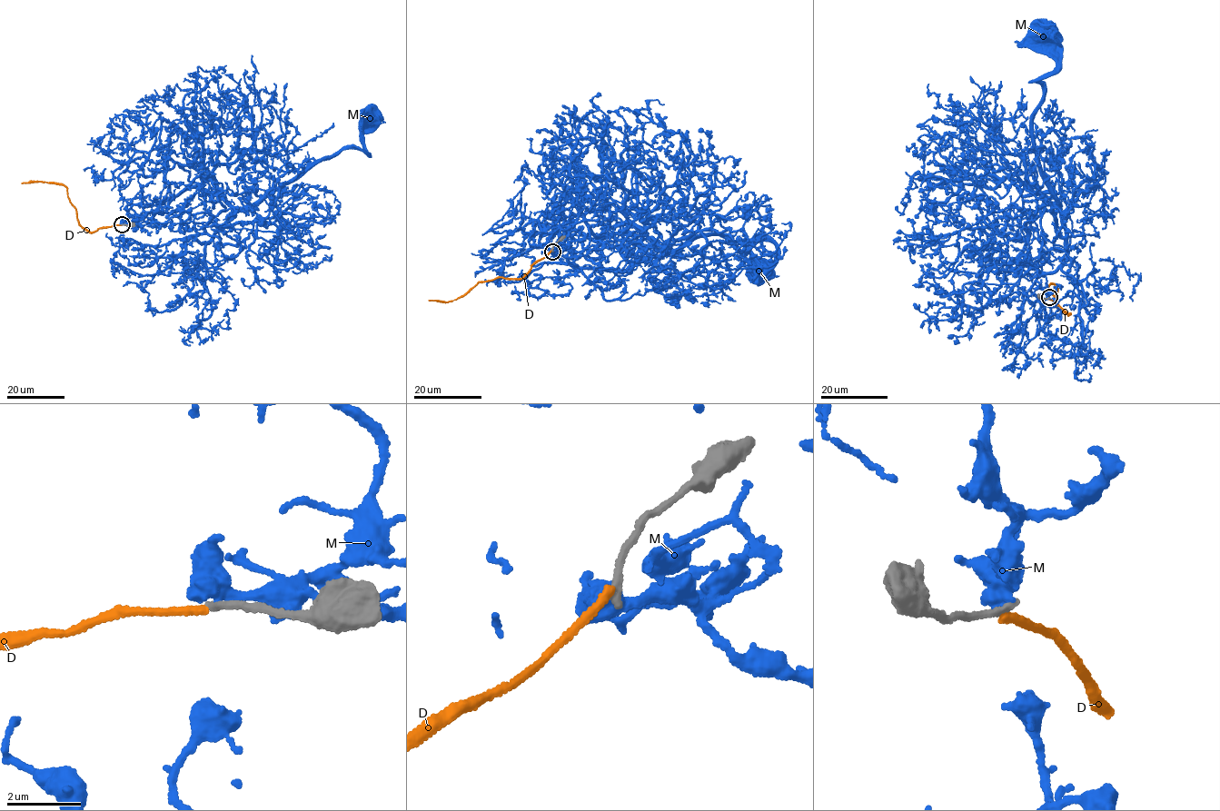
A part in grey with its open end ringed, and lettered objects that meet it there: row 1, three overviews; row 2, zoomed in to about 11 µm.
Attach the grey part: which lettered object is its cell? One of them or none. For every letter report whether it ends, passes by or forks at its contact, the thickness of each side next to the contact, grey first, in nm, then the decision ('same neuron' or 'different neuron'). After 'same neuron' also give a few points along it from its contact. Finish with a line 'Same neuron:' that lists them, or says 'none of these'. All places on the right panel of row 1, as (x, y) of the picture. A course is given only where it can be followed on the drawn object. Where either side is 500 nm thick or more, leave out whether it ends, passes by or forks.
D: it ends; calibres 200 and 200 nm; different neuron
M: it passes by; calibres 190 and 480 nm; different neuron
Same neuron: none of these

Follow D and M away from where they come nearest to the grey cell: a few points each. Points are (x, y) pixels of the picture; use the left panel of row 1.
D: (122, 224), (92, 232), (79, 223), (67, 187), (38, 181), (22, 183)
M: (122, 223), (133, 205), (165, 208), (192, 187), (258, 204), (343, 149), (370, 153), (368, 114)

